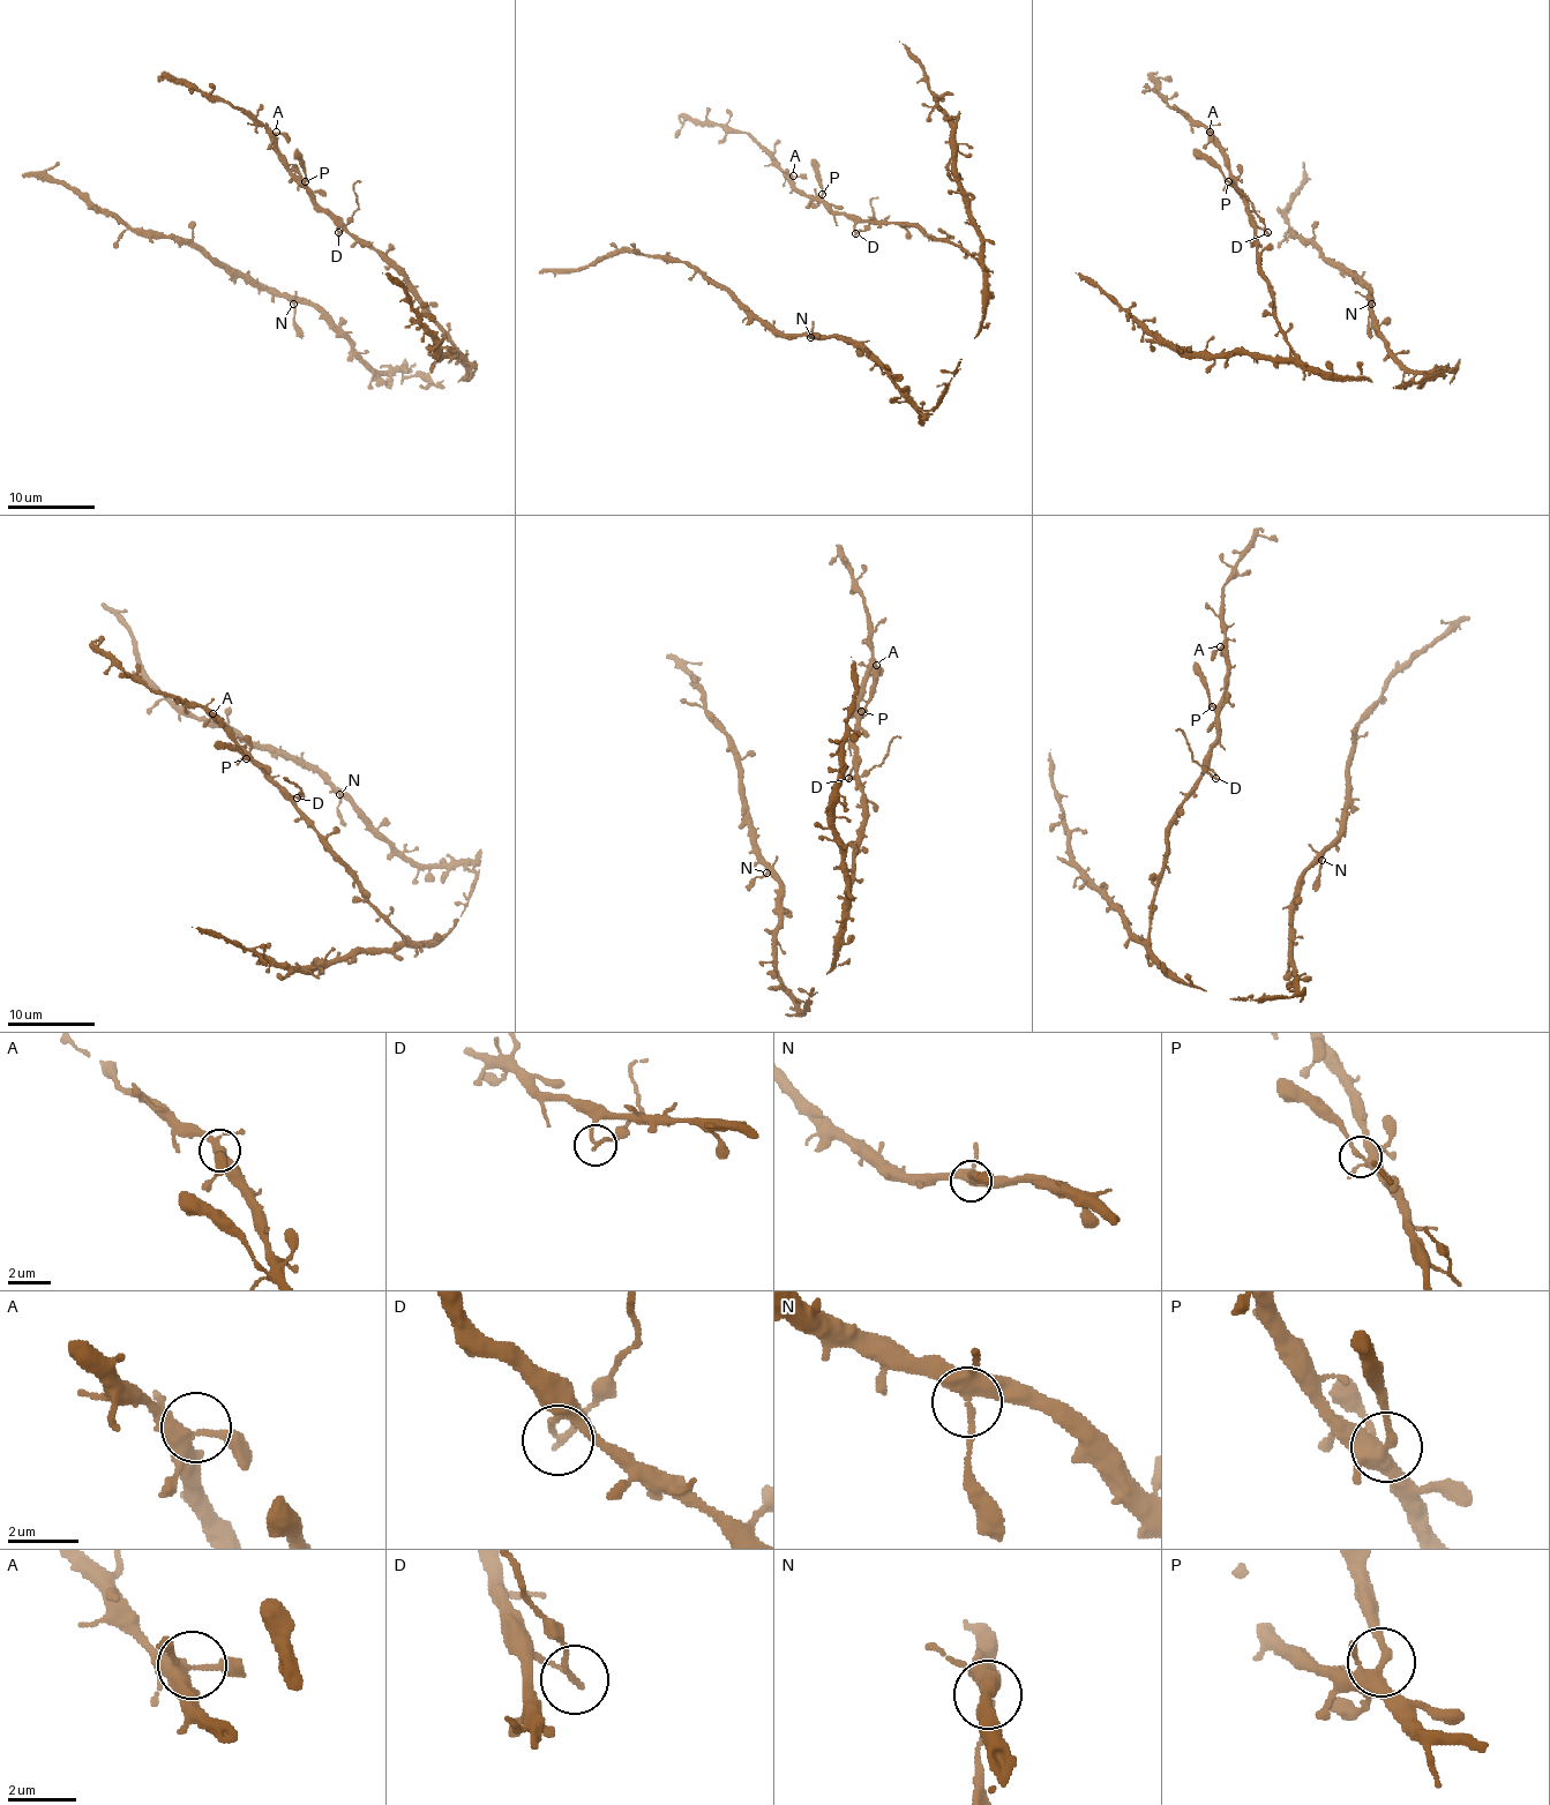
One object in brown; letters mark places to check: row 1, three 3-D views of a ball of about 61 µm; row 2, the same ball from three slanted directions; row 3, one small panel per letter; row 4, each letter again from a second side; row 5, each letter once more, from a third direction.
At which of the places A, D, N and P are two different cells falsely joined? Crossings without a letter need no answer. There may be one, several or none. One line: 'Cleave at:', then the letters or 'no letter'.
Cleave at: D, P

